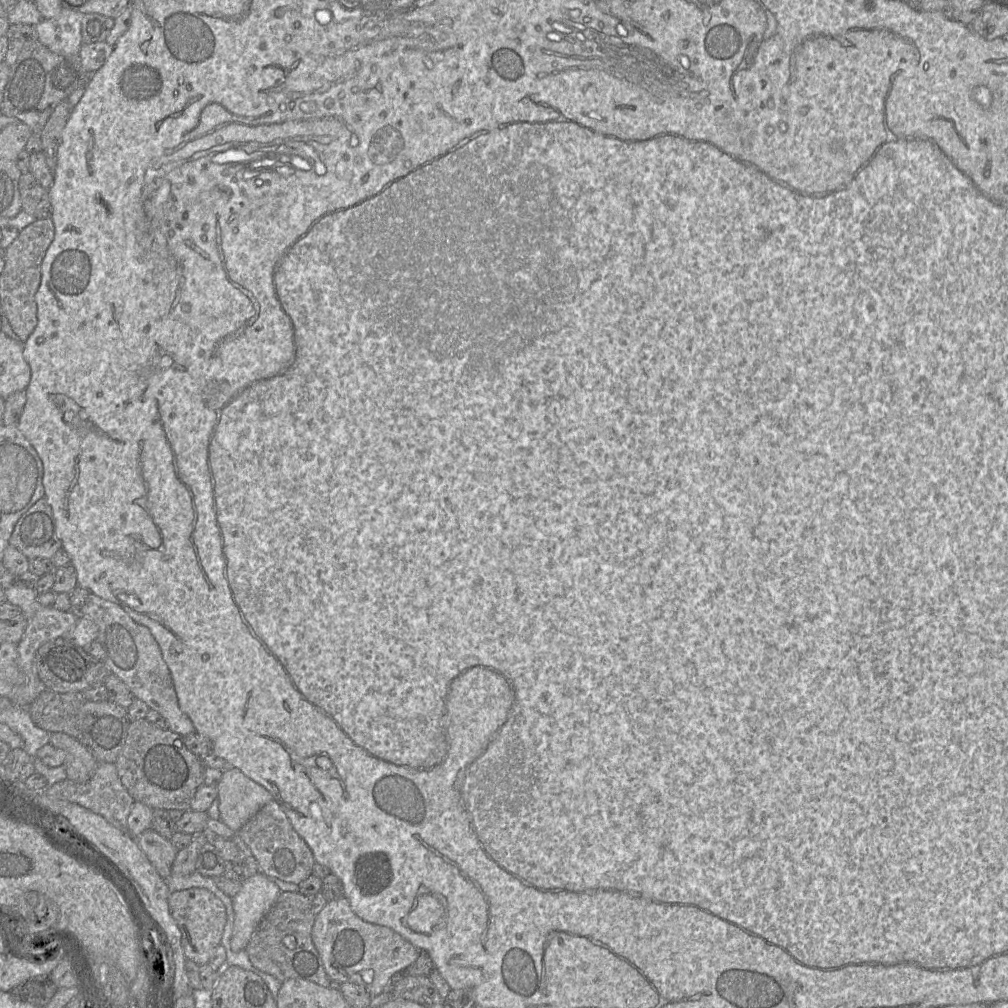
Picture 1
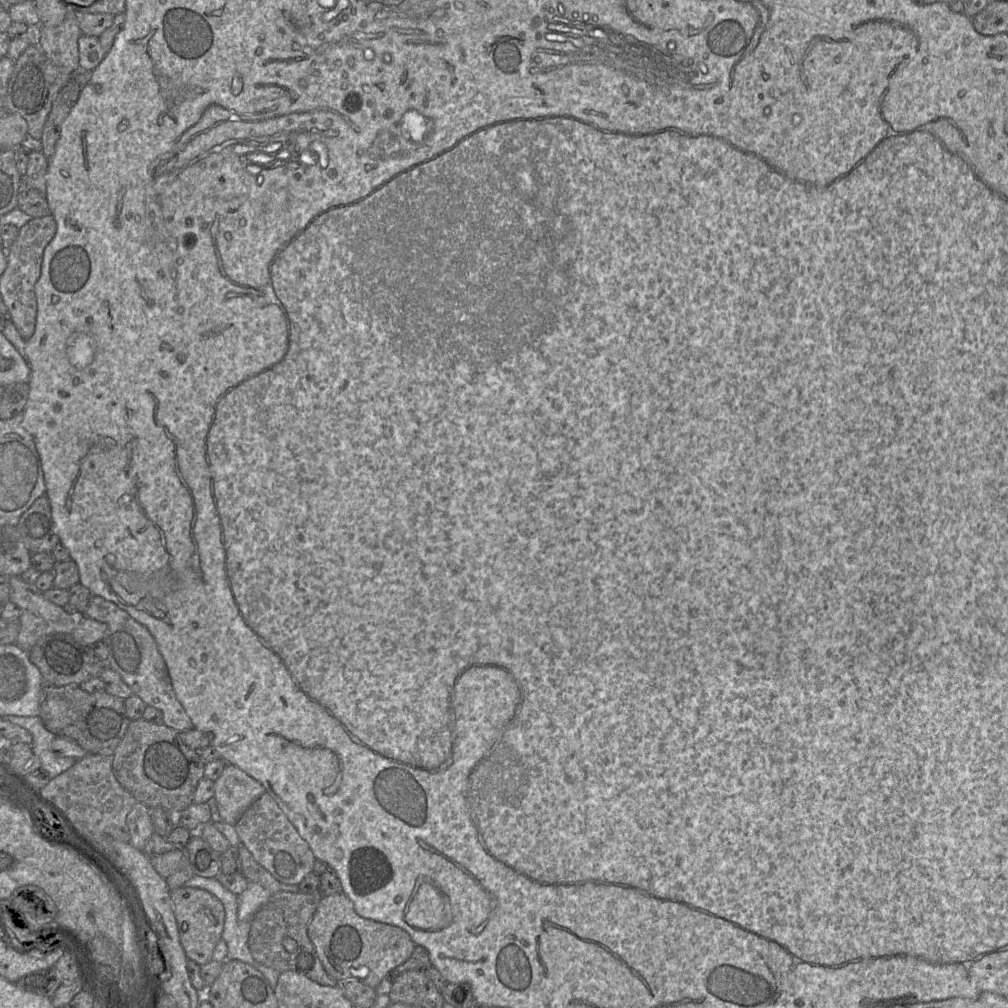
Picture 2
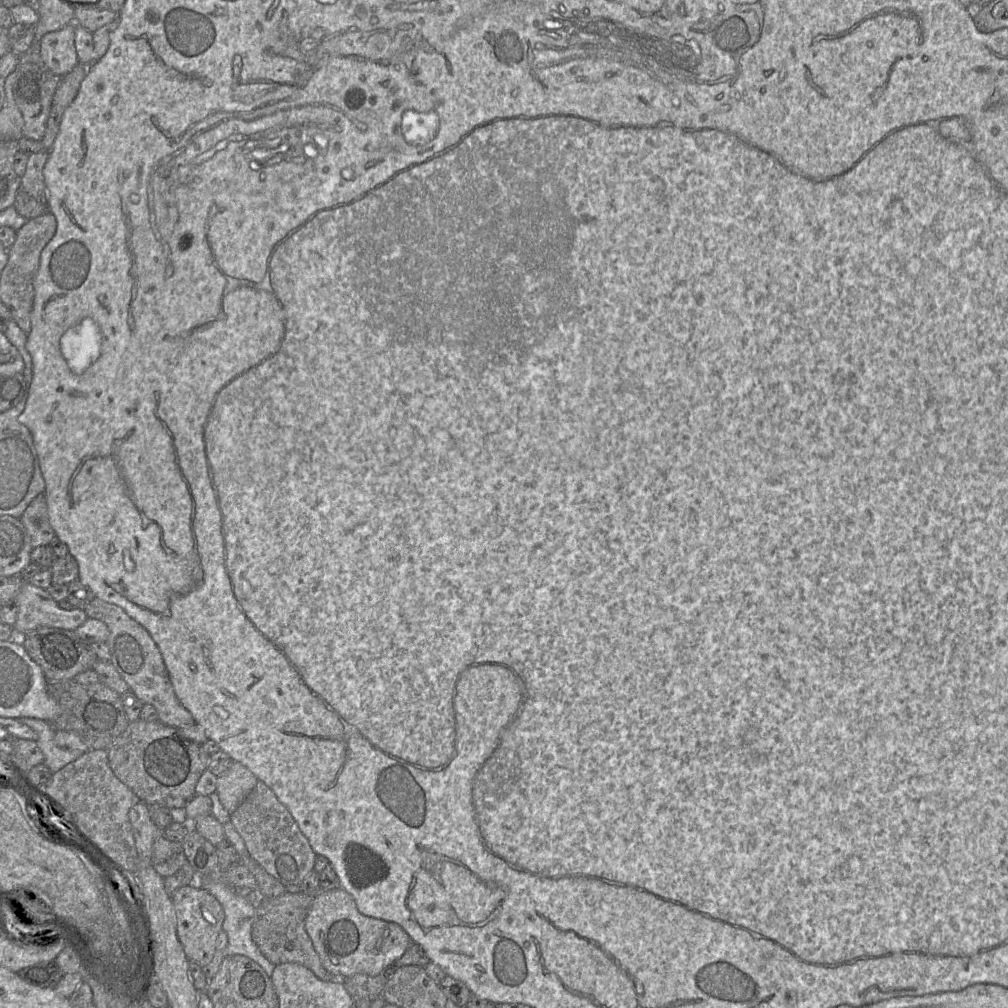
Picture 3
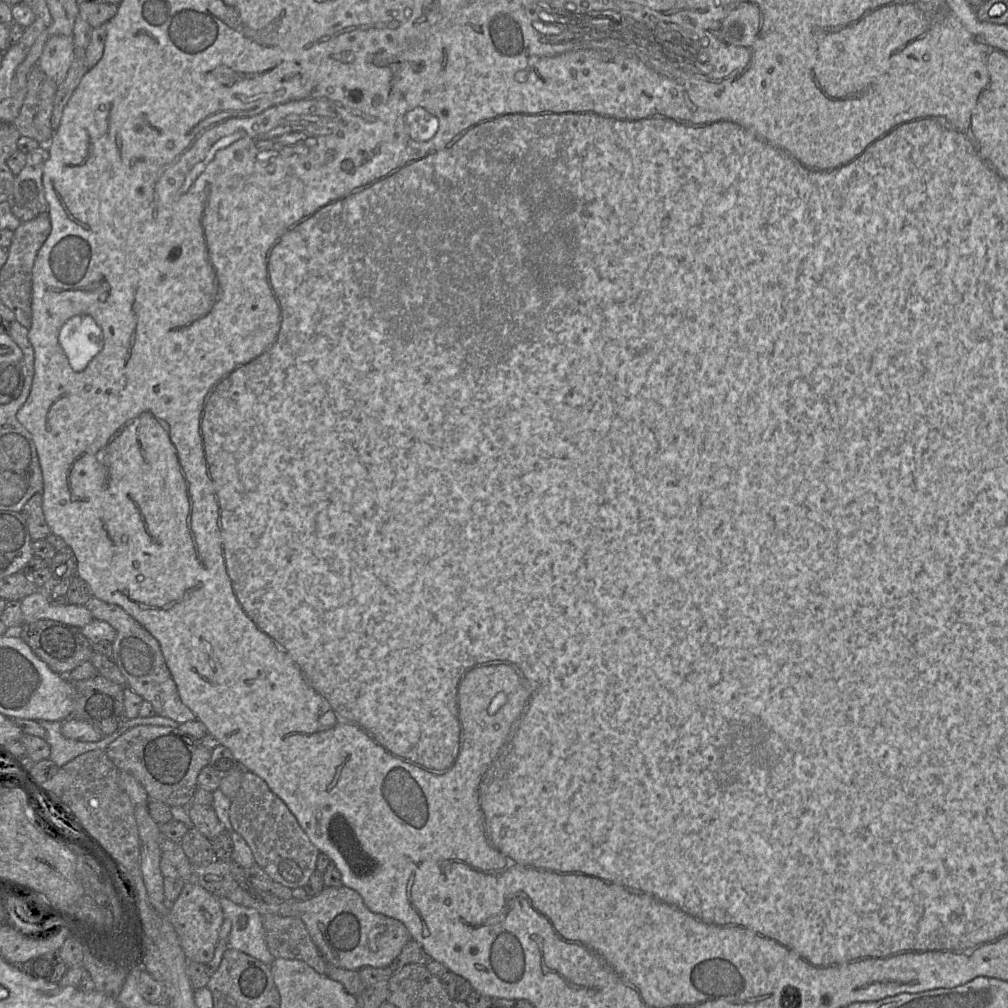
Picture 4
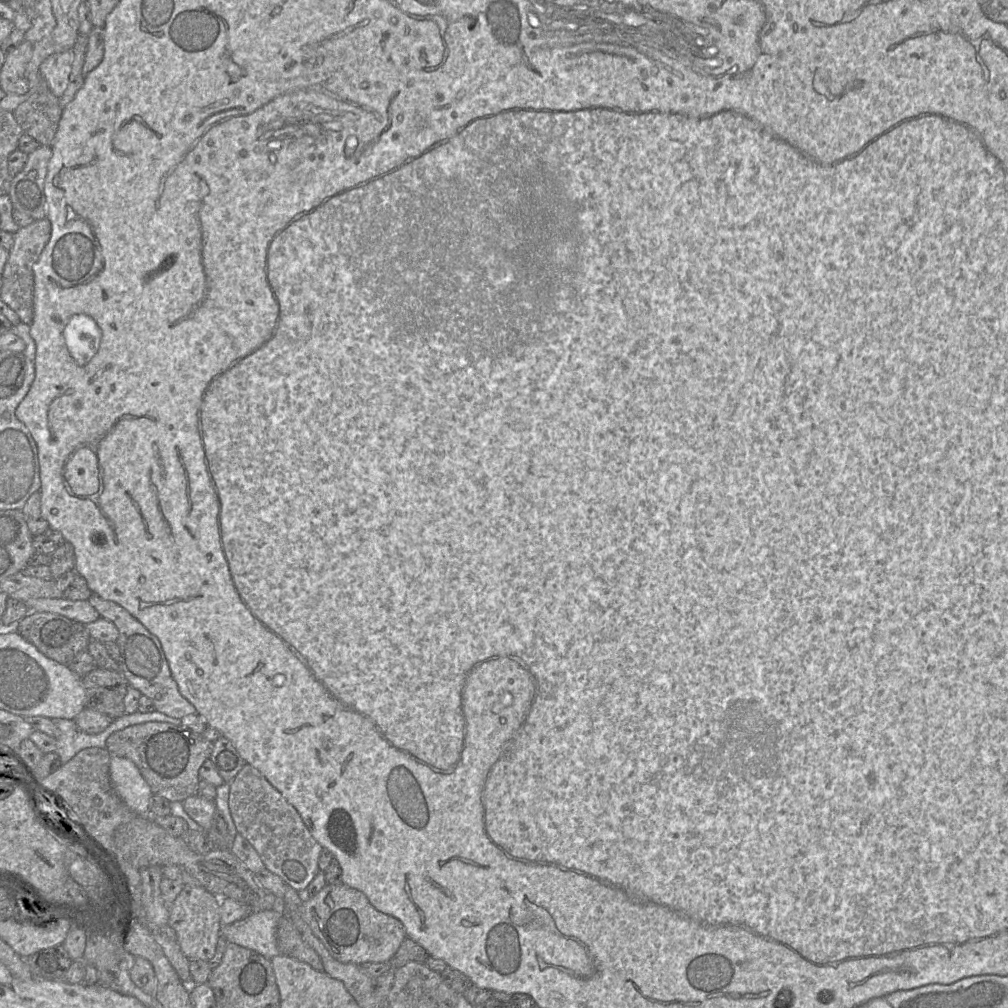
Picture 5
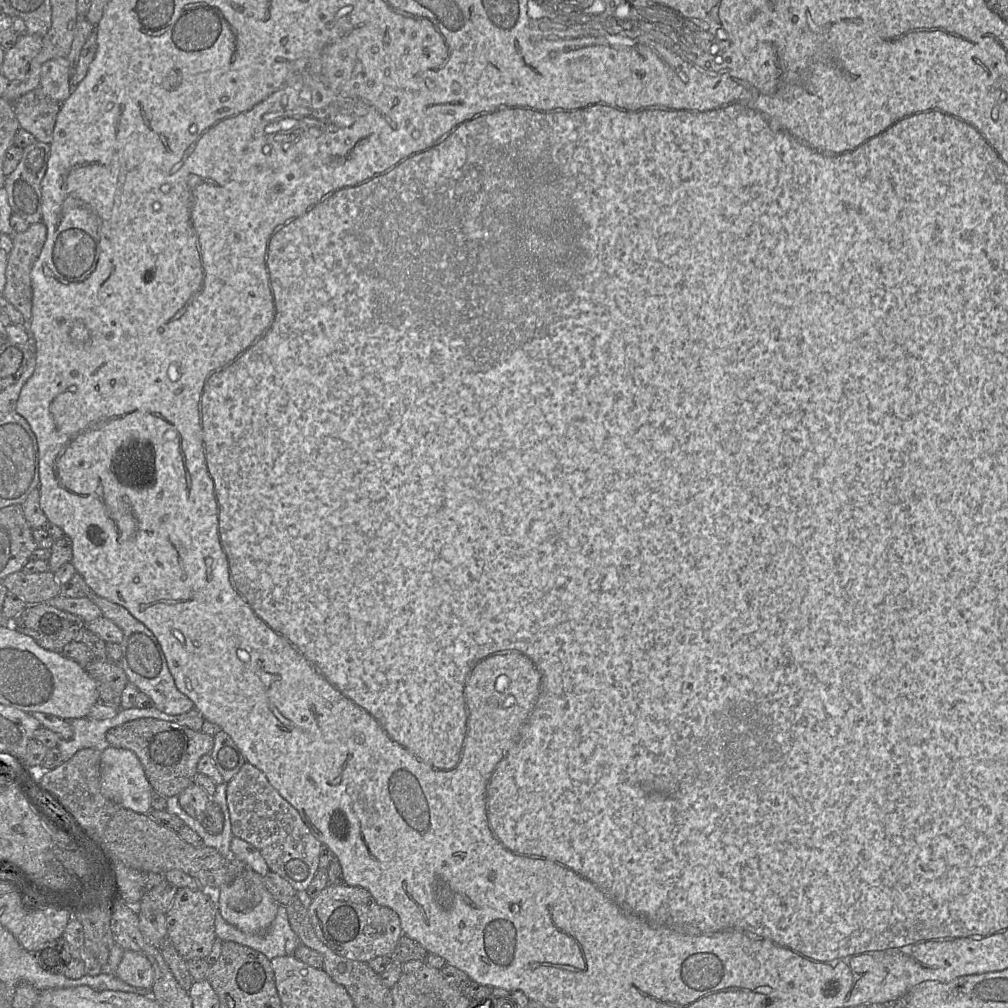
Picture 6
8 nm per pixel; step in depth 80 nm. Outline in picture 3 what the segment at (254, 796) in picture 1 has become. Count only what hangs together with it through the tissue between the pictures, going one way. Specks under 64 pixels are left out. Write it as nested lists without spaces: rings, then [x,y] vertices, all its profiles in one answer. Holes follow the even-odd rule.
[[[239,762],[217,778],[216,792],[223,807],[232,814],[254,789],[258,778]]]

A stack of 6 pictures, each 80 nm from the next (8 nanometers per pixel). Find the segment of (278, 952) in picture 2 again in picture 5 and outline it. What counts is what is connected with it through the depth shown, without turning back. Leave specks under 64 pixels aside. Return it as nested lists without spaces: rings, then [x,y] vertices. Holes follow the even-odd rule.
[[[284,916],[278,924],[277,943],[280,954],[306,962],[315,970],[324,970],[318,953],[304,941],[292,921]]]

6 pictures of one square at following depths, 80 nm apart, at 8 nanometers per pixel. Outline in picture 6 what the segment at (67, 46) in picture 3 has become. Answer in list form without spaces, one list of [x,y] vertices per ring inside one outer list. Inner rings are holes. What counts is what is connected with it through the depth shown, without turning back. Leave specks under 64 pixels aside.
[[[67,58],[46,61],[41,68],[40,87],[54,101],[64,102],[72,92]]]

